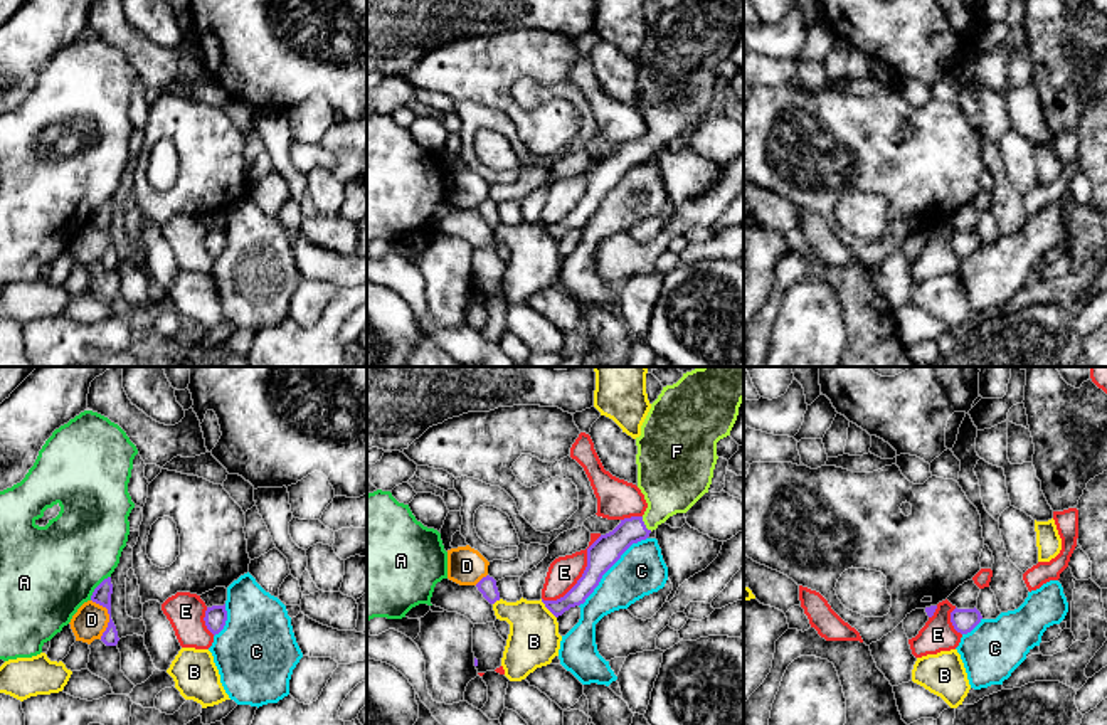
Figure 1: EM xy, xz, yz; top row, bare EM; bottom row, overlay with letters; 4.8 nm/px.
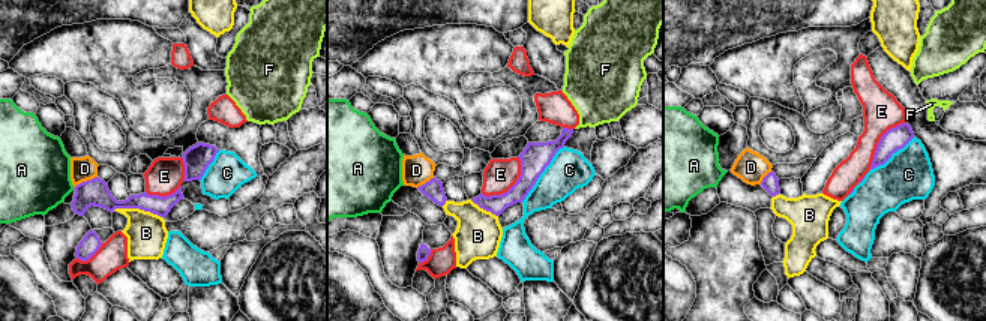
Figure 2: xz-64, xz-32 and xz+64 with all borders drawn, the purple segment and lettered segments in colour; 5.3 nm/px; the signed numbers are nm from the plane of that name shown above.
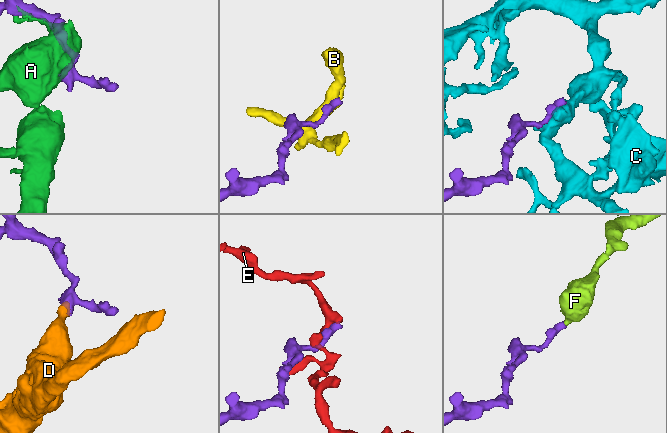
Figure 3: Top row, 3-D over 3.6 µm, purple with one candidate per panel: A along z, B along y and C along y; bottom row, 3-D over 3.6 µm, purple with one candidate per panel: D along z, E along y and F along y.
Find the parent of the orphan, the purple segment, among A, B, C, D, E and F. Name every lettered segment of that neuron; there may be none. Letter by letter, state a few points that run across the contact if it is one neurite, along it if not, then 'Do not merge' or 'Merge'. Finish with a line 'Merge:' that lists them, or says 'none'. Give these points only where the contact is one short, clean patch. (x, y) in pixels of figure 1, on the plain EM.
A: Do not merge
B: Do not merge
C: Do not merge
D: Line: xy (91, 222), (101, 227), (108, 238), (108, 249), (100, 261). Do not merge
E: Do not merge
F: Line: xz (606, 174), (630, 153), (645, 148), (658, 135), (672, 105). Merge
Merge: F

